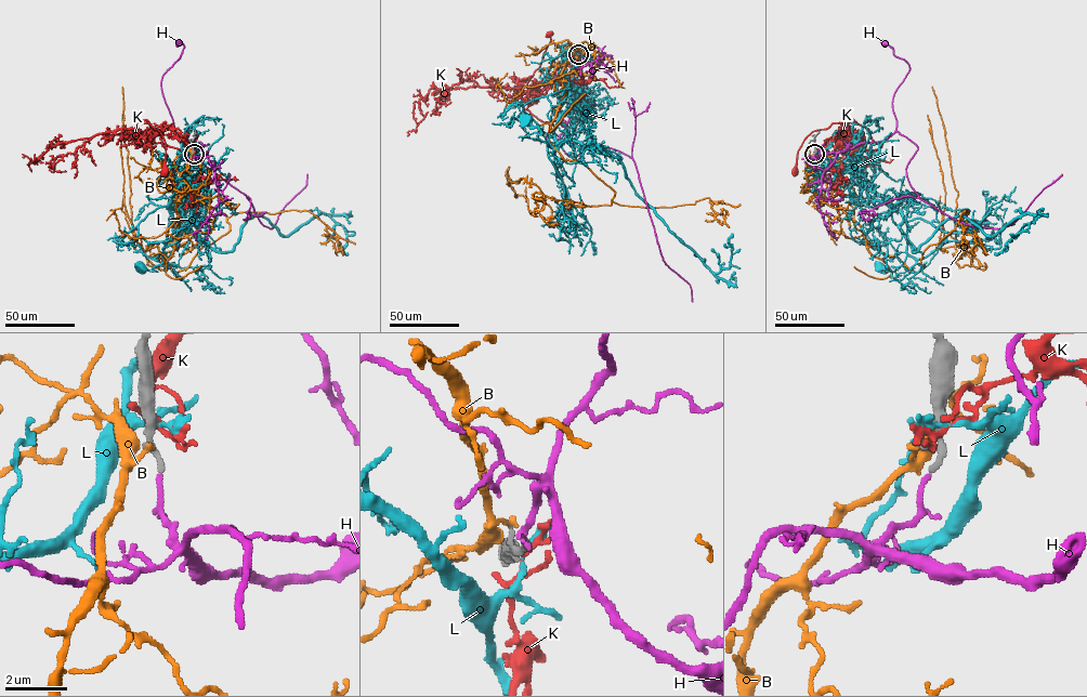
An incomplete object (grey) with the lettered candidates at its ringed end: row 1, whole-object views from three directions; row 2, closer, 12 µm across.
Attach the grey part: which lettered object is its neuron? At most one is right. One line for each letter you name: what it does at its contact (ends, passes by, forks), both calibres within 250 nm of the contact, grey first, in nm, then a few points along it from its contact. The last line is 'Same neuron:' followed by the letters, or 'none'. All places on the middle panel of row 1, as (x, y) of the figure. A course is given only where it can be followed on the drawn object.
H: it ends; calibres 140 and 150 nm
Same neuron: H

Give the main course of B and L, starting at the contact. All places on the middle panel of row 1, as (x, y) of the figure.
B: (577, 53), (565, 48), (549, 142), (611, 205), (535, 193), (531, 211), (507, 171)
L: (578, 54), (565, 51), (562, 58), (557, 143), (548, 146), (540, 140), (540, 131), (526, 119)

